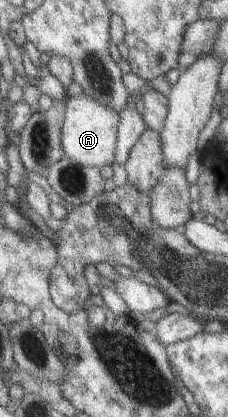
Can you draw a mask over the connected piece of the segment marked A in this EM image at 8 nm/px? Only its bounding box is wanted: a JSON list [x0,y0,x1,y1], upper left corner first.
[61,94,121,167]

